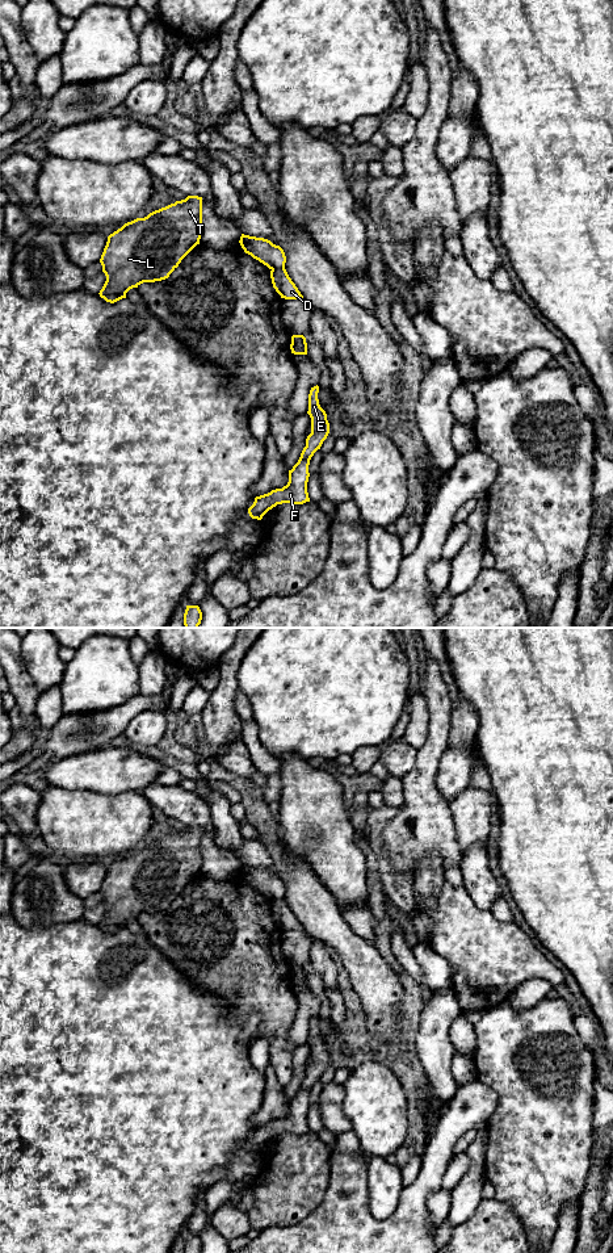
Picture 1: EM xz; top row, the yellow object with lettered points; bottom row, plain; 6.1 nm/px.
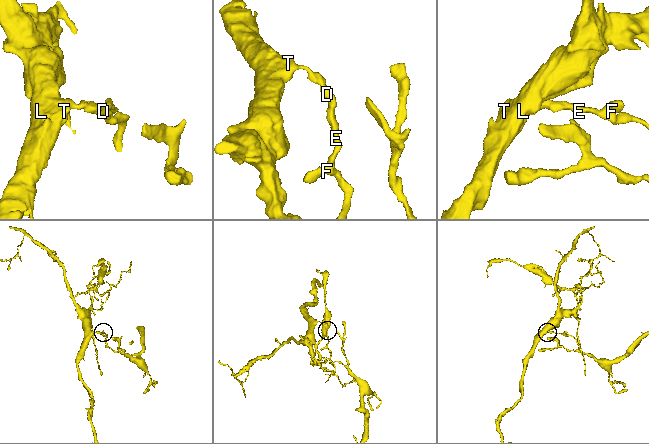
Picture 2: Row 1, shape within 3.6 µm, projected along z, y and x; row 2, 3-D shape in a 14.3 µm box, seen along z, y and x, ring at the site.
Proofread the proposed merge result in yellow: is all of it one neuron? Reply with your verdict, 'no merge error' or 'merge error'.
merge error

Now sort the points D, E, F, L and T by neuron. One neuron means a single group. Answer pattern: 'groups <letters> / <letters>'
groups D E F / L T

